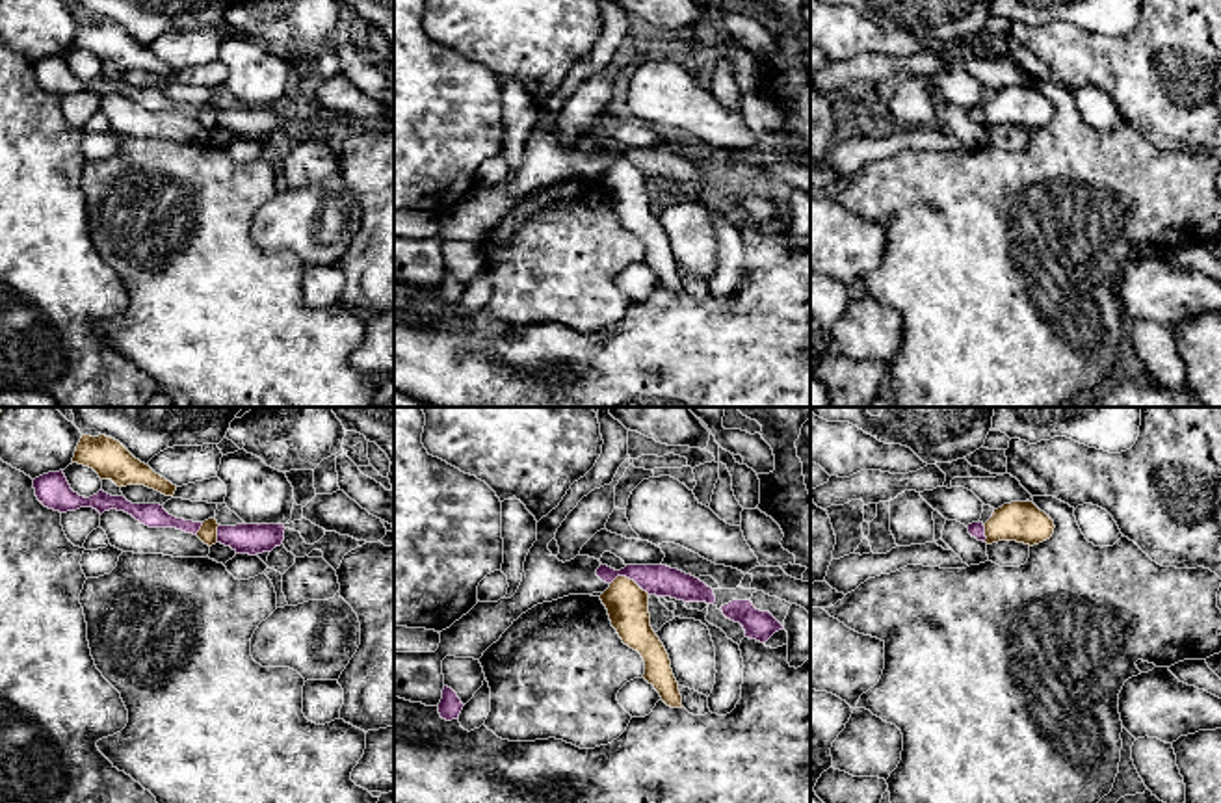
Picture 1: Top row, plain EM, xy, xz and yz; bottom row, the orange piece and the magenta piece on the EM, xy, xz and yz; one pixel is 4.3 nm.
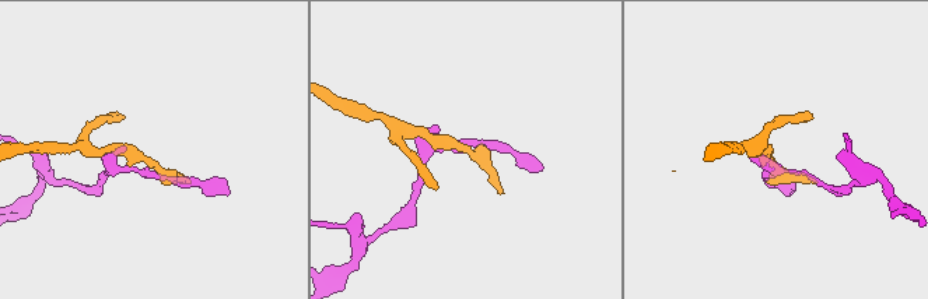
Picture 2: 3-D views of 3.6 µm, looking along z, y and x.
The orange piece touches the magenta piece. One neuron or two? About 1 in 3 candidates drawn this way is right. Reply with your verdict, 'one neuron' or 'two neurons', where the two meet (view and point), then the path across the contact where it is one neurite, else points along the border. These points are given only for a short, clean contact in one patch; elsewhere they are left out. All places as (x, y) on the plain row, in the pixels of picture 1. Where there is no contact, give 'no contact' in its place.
two neurons; contact xz (629, 162); border xz (610, 166), (617, 160), (629, 160), (649, 177)

